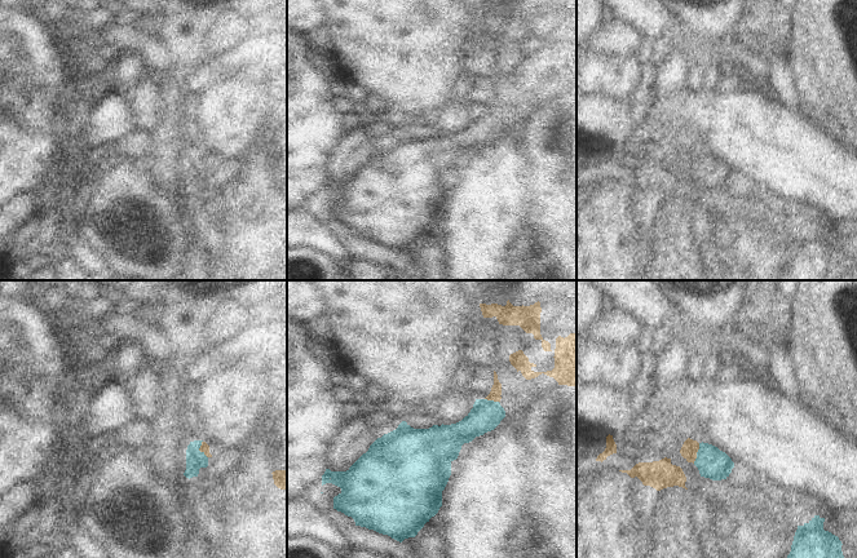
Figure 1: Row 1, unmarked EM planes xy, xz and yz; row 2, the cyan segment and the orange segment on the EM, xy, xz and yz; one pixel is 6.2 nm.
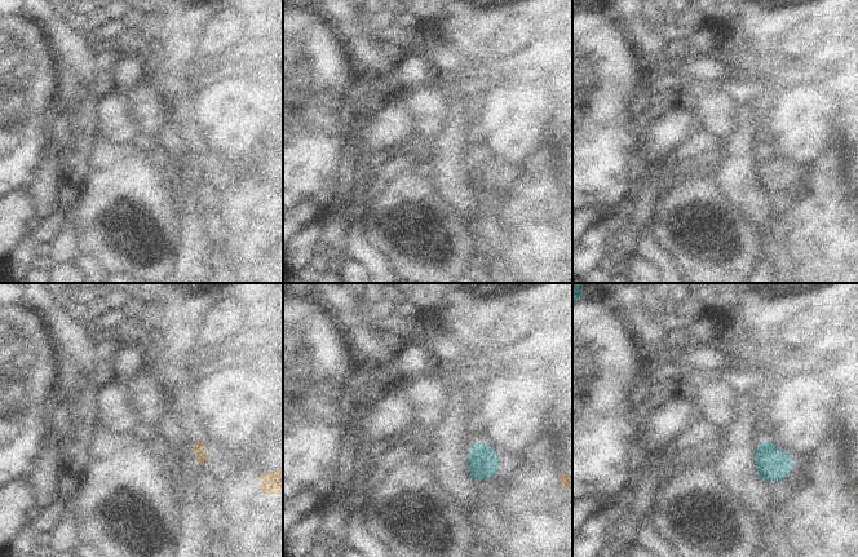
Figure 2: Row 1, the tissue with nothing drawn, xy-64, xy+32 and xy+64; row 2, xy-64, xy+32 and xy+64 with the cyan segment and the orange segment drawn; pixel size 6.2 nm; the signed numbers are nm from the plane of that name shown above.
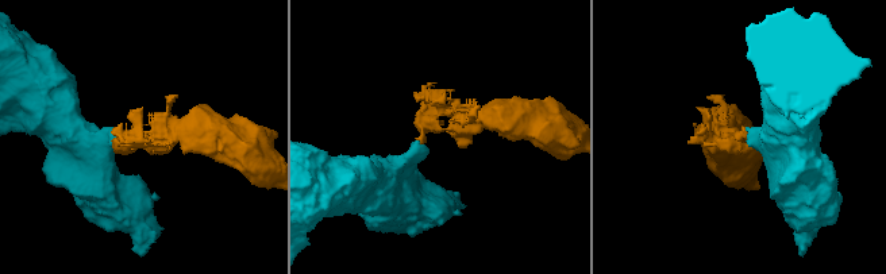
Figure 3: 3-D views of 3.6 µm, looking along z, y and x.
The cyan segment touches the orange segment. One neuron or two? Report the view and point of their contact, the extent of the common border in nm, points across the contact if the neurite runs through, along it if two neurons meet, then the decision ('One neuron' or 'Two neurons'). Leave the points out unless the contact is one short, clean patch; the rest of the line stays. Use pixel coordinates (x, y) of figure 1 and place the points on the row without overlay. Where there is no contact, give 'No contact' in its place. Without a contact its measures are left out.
Touches cyan at yz (697, 164). Shared border 130 nm. Path across: yz (714, 175), (707, 168), (697, 164), (690, 158). One neuron

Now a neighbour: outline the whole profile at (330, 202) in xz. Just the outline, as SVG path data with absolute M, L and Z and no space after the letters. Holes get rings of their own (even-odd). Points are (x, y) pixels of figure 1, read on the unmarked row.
M332 194L323 195L322 200L317 203L318 209L323 213L327 220L333 220L333 208L339 204L341 204L341 199Z

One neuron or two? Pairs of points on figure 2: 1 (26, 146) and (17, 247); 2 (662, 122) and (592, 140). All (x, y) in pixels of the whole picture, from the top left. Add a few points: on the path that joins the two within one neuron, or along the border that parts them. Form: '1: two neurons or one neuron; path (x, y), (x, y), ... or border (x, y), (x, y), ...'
1: two neurons; border (29, 186), (21, 186), (13, 191)
2: two neurons; border (638, 126), (640, 136)

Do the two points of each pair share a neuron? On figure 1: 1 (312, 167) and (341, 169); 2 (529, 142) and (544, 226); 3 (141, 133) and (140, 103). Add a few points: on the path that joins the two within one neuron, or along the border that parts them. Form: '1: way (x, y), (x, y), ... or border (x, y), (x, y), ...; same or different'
1: border (339, 141), (327, 162), (326, 178); different
2: way (546, 163), (548, 168), (548, 206); same
3: way (141, 125), (141, 111); same

